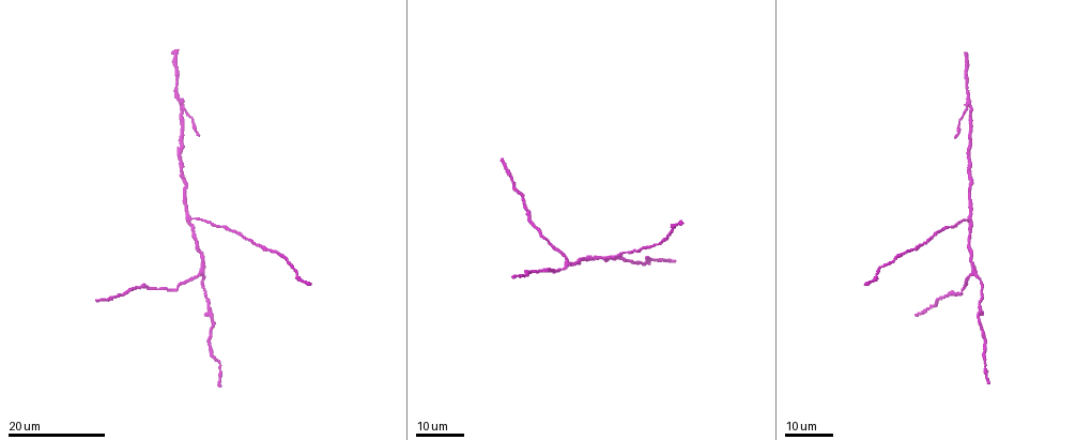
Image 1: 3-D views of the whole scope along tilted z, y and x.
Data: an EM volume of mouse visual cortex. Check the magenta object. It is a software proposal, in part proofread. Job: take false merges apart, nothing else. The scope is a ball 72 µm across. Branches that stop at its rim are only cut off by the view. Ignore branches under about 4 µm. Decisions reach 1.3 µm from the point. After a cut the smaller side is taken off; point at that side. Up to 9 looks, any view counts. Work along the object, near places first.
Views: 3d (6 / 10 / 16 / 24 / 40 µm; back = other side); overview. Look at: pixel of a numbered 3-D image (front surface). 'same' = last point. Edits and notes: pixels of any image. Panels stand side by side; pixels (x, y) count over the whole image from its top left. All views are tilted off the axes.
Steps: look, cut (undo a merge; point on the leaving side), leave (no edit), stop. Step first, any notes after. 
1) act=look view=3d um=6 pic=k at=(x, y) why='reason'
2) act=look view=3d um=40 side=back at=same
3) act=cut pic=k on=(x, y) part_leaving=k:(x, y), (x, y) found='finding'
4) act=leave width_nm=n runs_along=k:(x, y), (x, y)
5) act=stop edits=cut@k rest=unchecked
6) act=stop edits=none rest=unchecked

act=look view=3d um=16 pic=1 at=(209, 316) why='calibre changes'

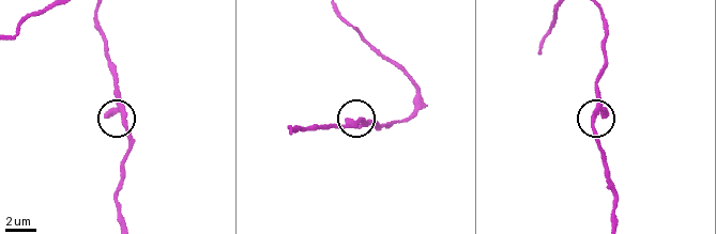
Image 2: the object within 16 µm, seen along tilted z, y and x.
act=look view=3d um=6 pic=2 at=(361, 120)

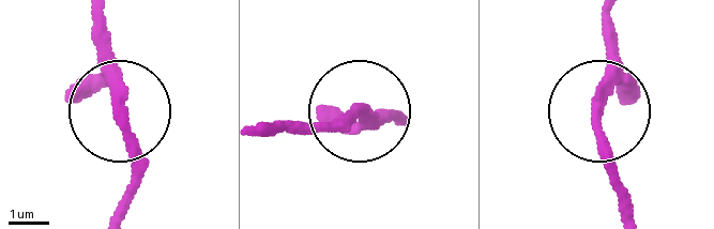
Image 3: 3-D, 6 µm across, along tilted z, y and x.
act=leave runs_along=3:(611, 16), (614, 76), (597, 126), (626, 207) found='all the same cell'

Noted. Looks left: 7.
act=look view=3d um=24 pic=1 at=(524, 207) why='sudden change in width'

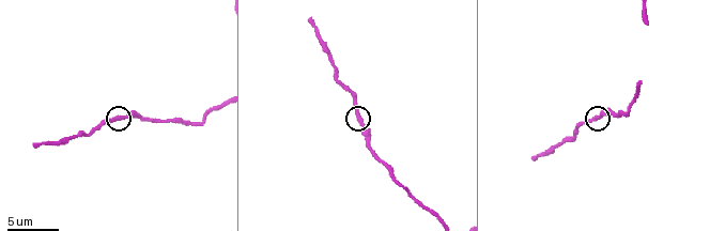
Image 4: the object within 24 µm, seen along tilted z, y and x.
act=look view=3d um=10 pic=4 at=(360, 118)

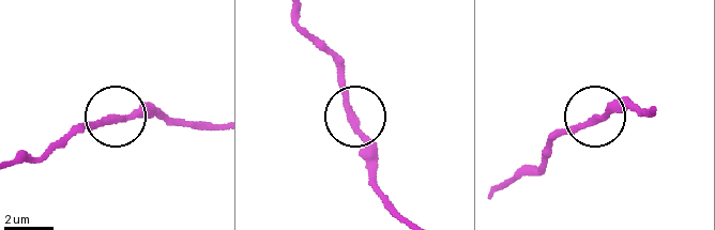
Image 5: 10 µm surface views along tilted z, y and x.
act=look view=3d um=6 pic=5 at=(597, 118)

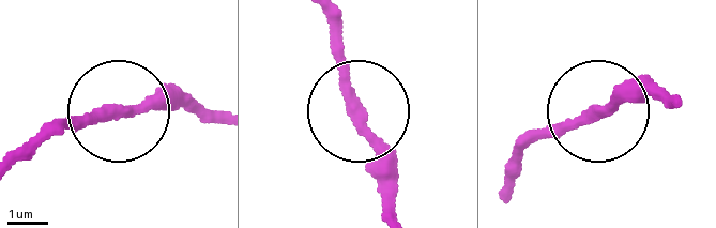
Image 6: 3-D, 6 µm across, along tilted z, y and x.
act=leave runs_along=6:(667, 99), (618, 93), (522, 134) found='all the same cell'

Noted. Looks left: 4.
act=look view=3d um=16 pic=1 at=(200, 275)

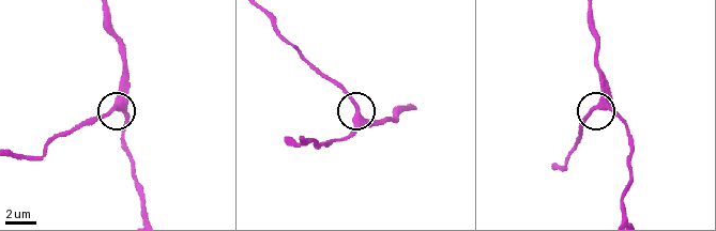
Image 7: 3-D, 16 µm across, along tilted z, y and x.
act=look view=3d um=6 pic=7 at=(600, 105)

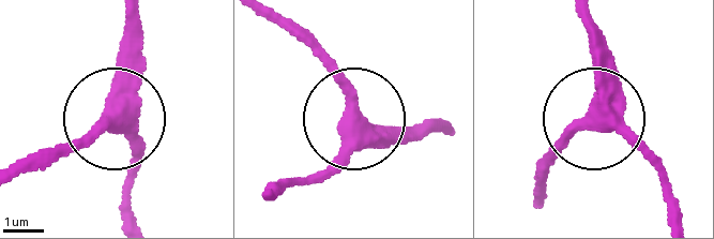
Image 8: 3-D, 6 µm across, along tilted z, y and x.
act=leave side_arm_um=28 runs_along=8:(587, 24), (593, 106), (666, 182) found='one cell here'

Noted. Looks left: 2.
act=look view=3d um=24 pic=1 at=(183, 103)

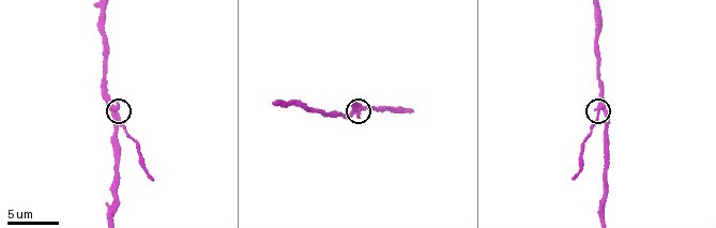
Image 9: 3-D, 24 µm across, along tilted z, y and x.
act=look view=3d um=10 pic=9 at=(598, 110)

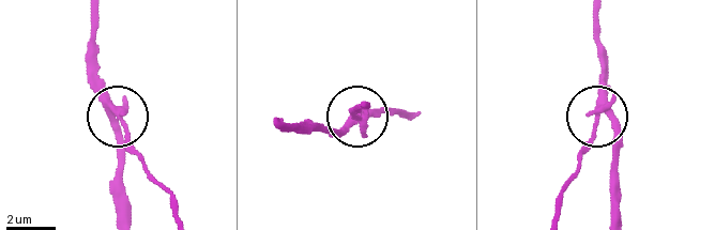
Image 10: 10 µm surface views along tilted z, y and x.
act=cut pic=10 on=(130, 133) arms=4 part_leaving=10:(107, 104), (127, 143), (167, 190), (173, 214) found='two cells meet here'

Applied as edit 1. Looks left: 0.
act=stop edits=cut@10 rest=unchecked

